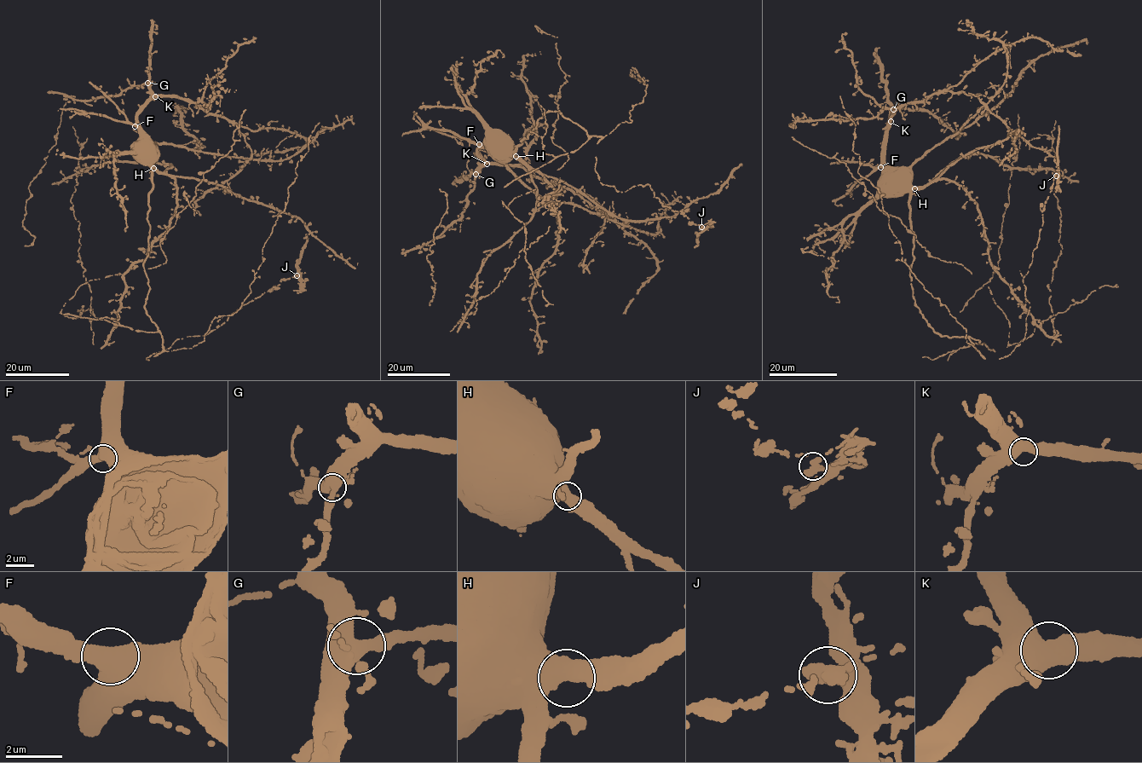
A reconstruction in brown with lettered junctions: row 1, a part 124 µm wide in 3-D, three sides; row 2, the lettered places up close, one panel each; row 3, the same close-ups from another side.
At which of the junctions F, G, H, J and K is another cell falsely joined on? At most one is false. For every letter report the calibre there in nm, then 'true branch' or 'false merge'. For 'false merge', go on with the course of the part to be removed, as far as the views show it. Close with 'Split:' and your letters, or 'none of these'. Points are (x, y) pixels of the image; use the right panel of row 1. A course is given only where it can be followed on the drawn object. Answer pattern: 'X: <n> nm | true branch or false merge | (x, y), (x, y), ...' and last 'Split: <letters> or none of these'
F: 480 nm | true branch
G: 480 nm | true branch
H: 500 nm | true branch
J: 480 nm | false merge | (1055, 176), (1058, 174), (1058, 125)
K: 500 nm | true branch
Split: J

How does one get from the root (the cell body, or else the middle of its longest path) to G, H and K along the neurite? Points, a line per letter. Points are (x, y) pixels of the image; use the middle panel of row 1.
G: (505, 152), (500, 147), (479, 150), (478, 157), (482, 164), (475, 174)
H: (505, 152), (508, 157), (516, 156)
K: (505, 152), (500, 147), (479, 150), (478, 157), (487, 164)

